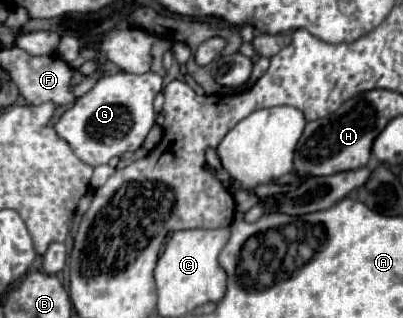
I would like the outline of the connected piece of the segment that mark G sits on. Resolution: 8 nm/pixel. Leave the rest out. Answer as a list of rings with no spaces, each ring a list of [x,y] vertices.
[[[118,72],[104,76],[94,84],[94,88],[76,100],[64,116],[56,122],[56,132],[72,146],[76,156],[90,166],[108,164],[110,158],[122,156],[128,150],[138,150],[148,136],[156,116],[152,102],[158,92],[162,92],[162,76],[146,72],[142,76]]]

